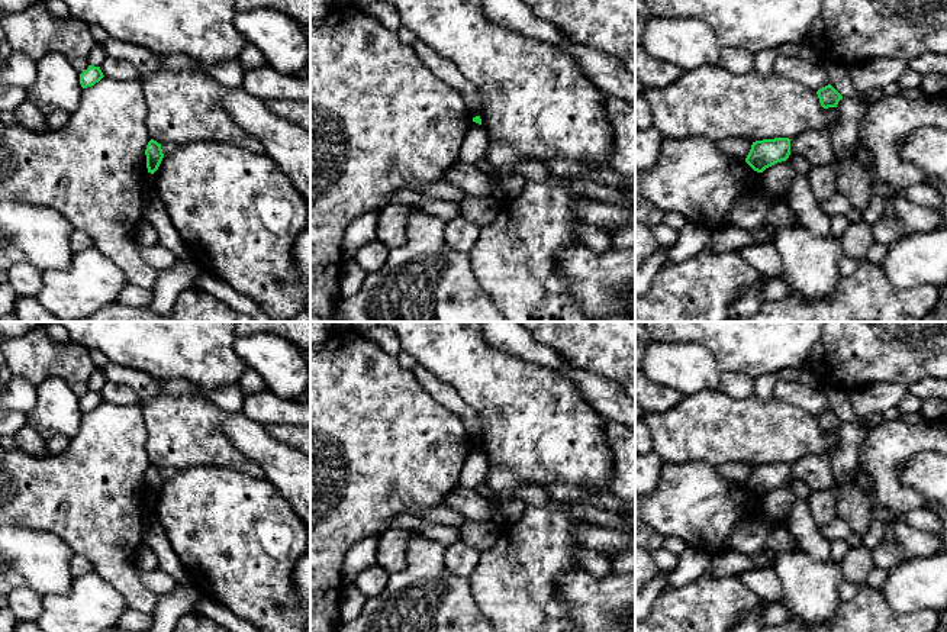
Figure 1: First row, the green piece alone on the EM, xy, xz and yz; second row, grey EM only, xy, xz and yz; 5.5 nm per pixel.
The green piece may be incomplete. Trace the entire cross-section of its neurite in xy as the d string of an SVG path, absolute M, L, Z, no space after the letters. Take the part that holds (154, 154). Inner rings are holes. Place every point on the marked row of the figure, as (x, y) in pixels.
M151 139L146 145L145 155L146 155L148 172L154 174L158 170L158 167L160 167L162 158L164 158L161 144Z

